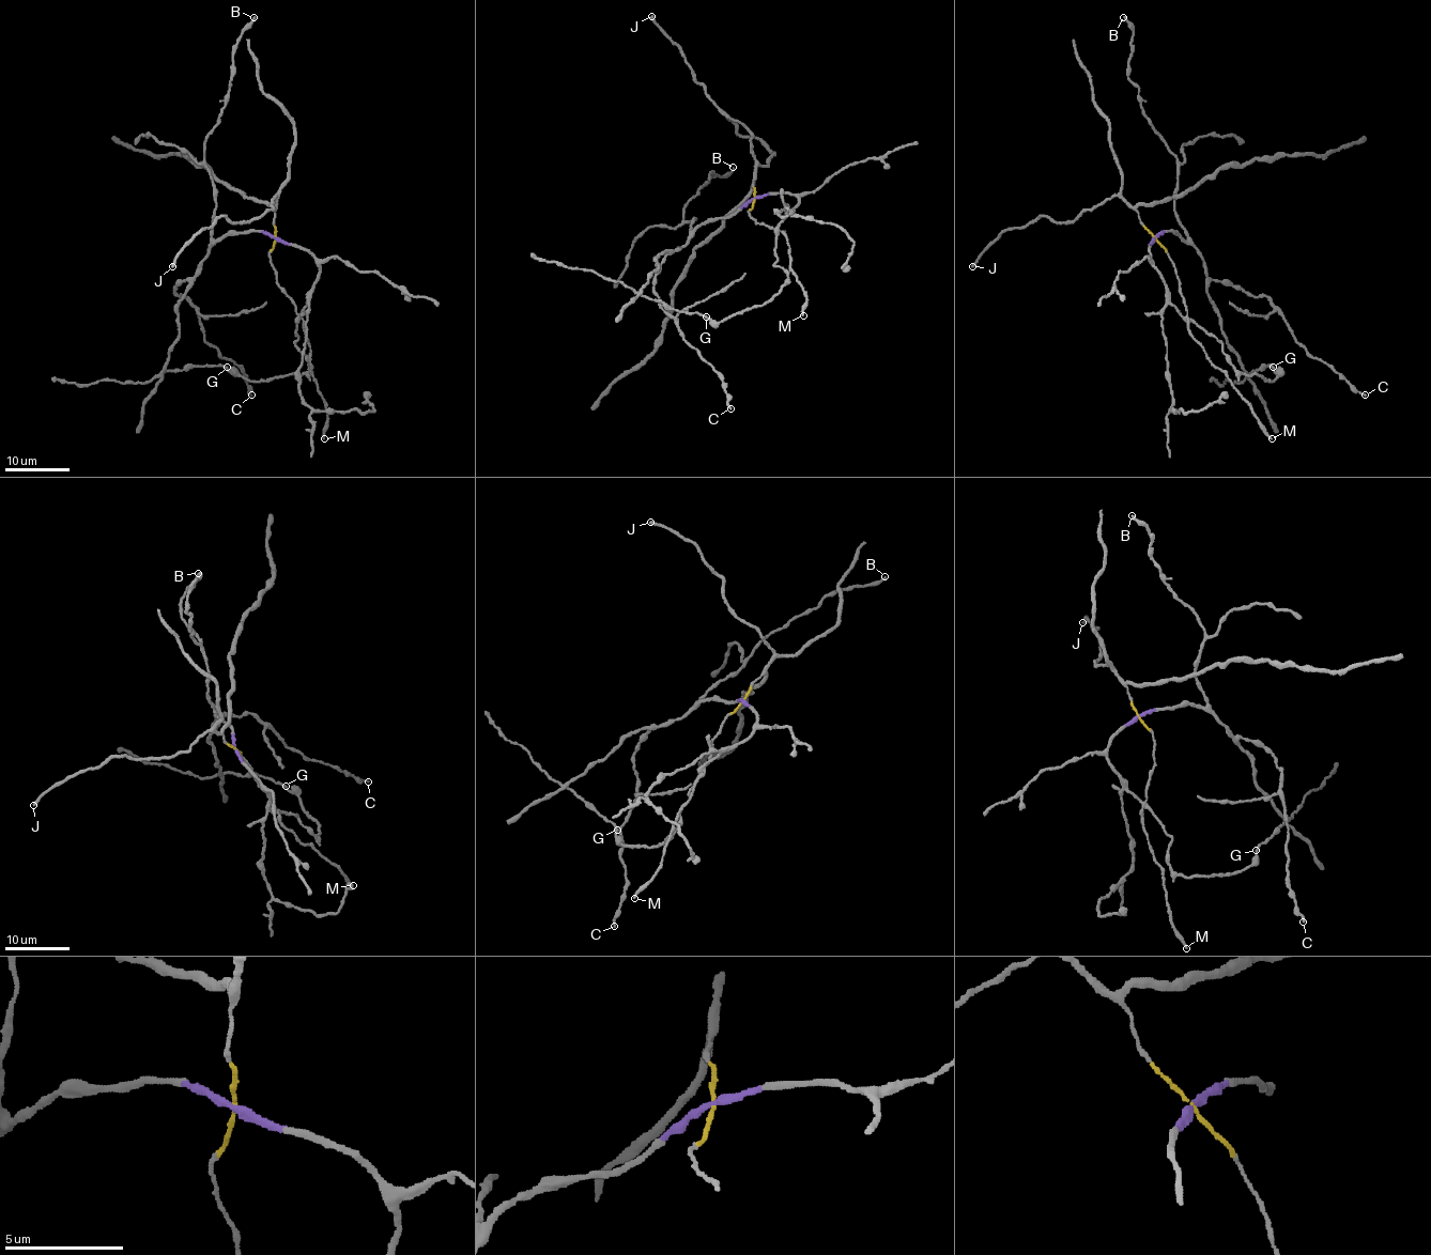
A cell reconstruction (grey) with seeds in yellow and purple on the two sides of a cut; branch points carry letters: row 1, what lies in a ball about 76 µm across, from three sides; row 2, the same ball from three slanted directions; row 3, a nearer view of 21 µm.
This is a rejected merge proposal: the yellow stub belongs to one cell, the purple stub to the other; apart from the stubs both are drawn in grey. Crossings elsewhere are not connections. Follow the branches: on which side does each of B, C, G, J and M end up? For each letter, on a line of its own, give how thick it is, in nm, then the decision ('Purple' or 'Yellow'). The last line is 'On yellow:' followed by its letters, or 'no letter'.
B: Thickness 200 nm. Purple
C: Thickness 160 nm. Purple
G: Thickness 170 nm. Purple
J: Thickness 240 nm. Yellow
M: Thickness 180 nm. Yellow
On yellow: J, M

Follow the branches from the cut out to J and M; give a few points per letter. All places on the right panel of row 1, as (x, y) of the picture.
J: (1155, 237), (1126, 202), (1111, 196), (1075, 220), (1060, 221), (1039, 217), (1022, 227), (1006, 228), (972, 267)
M: (1155, 237), (1167, 252), (1179, 283), (1186, 308), (1189, 336), (1202, 349), (1206, 358), (1224, 372), (1271, 439)

